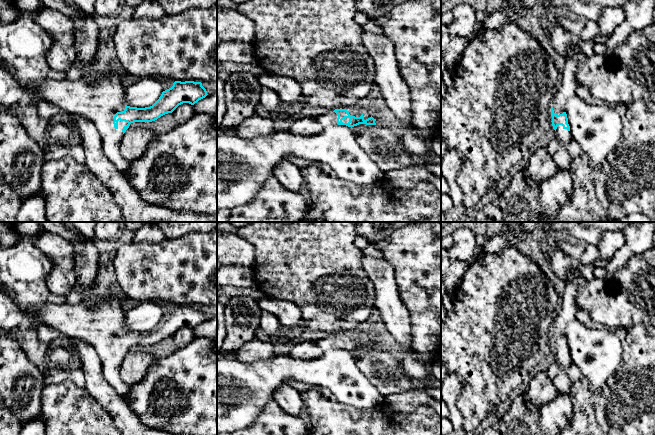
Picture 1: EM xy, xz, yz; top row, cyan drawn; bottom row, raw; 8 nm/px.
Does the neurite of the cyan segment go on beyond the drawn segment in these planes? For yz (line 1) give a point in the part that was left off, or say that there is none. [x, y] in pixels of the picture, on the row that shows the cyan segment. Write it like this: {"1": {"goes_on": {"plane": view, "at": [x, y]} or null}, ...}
{"1": {"goes_on": {"plane": "yz", "at": [568, 84]}}}

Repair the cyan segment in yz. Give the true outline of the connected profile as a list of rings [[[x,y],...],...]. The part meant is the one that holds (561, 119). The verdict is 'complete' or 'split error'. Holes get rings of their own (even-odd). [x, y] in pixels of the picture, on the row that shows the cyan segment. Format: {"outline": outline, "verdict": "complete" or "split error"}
{"outline": [[[575,42],[570,55],[565,59],[559,88],[557,89],[551,107],[552,125],[555,130],[555,136],[558,138],[560,143],[560,148],[553,155],[553,160],[558,167],[565,170],[570,169],[570,163],[572,161],[567,151],[567,147],[572,136],[565,107],[567,101],[576,95],[576,89],[578,87],[578,82],[576,80],[577,58],[580,52],[580,44],[579,42]]], "verdict": "split error"}

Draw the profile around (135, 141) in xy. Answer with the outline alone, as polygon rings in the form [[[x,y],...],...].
[[[129,126],[119,146],[122,157],[129,162],[140,159],[159,134],[150,128]]]

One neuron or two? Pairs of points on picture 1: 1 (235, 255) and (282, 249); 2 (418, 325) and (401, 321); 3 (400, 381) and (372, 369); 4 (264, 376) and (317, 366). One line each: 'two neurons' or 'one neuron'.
1: two neurons
2: two neurons
3: one neuron
4: one neuron

